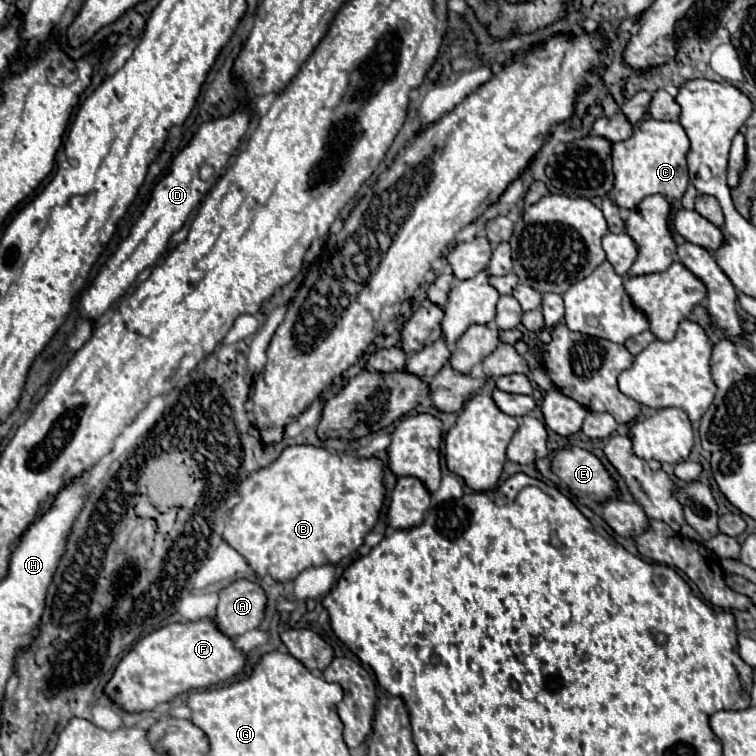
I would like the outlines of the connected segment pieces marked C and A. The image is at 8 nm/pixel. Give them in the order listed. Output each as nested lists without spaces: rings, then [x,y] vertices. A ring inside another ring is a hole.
[[[644,119],[628,141],[614,143],[614,187],[610,197],[616,205],[634,209],[644,197],[654,193],[664,193],[668,199],[680,199],[688,187],[688,165],[686,155],[690,151],[690,141],[684,127],[678,121],[656,121]]]
[[[240,579],[220,591],[220,603],[214,621],[222,633],[236,639],[242,633],[256,629],[264,619],[264,611],[264,589],[254,581]]]

